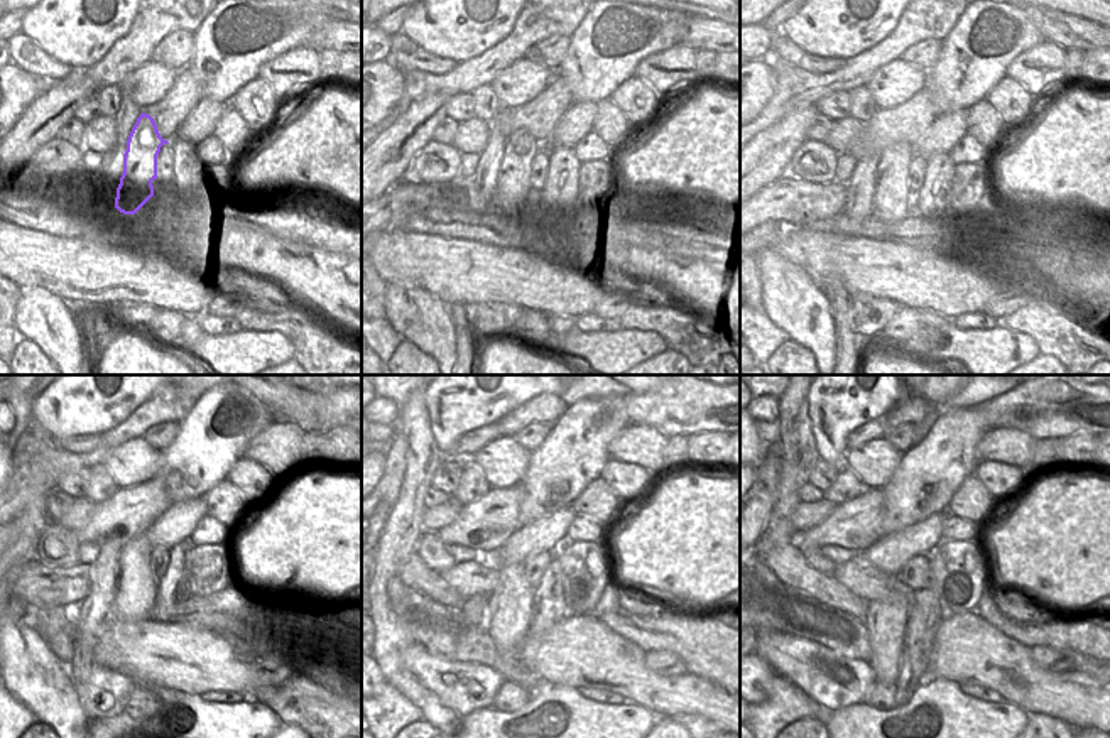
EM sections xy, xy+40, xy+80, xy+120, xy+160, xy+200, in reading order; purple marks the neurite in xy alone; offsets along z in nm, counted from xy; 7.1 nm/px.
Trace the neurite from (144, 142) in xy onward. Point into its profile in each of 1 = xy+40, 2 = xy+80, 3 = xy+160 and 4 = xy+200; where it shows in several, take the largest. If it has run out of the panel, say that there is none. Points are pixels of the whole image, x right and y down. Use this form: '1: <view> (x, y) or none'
1: xy+40 (514, 201)
2: xy+80 (892, 201)
3: xy+160 (511, 603)
4: xy+200 (892, 618)

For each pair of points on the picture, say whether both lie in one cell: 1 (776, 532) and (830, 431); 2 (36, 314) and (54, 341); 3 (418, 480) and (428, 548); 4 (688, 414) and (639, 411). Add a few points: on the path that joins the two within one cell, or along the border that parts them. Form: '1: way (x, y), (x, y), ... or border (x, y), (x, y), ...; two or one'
1: border (808, 414), (811, 438), (820, 458); two
2: way (43, 321), (53, 335); one
3: border (424, 531), (413, 551); two
4: way (676, 411), (651, 411); one

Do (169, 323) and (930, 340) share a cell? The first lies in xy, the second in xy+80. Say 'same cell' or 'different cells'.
different cells

